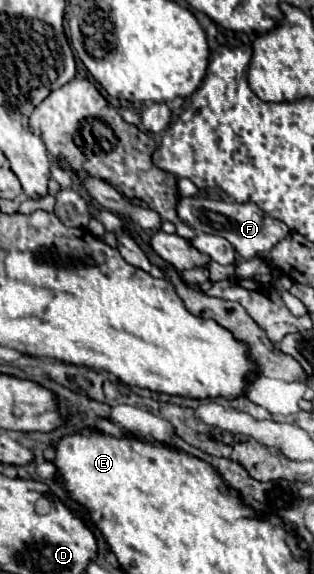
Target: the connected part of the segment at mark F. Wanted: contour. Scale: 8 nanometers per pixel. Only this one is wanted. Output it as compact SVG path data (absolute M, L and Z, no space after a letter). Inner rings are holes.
M192 196L192 198L180 198L176 210L180 220L186 222L196 232L224 236L244 260L250 260L254 256L264 256L264 252L268 252L272 244L278 244L290 232L290 228L284 222L270 218L254 202L240 204L240 202L222 202L204 196Z

